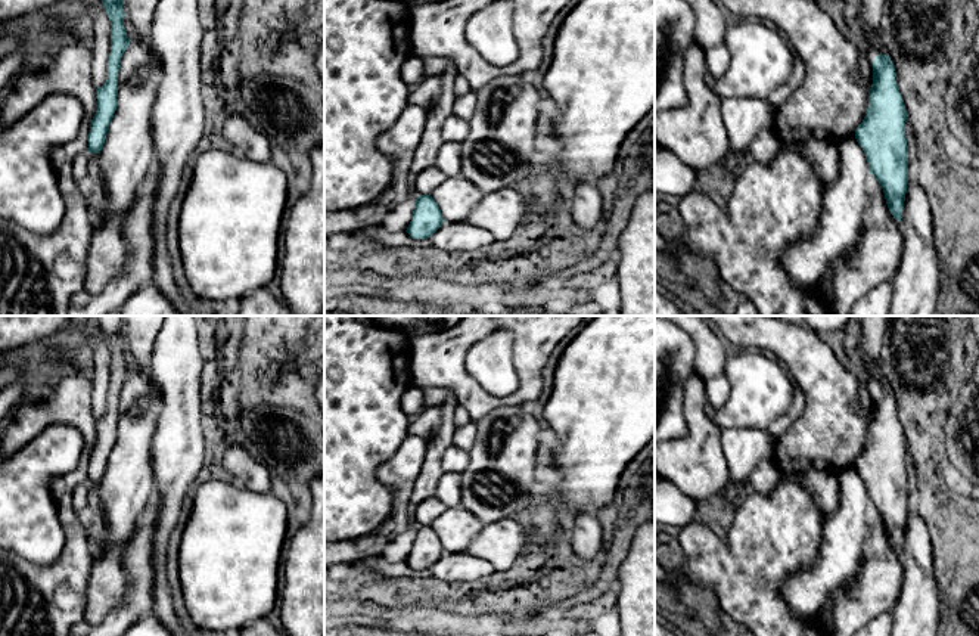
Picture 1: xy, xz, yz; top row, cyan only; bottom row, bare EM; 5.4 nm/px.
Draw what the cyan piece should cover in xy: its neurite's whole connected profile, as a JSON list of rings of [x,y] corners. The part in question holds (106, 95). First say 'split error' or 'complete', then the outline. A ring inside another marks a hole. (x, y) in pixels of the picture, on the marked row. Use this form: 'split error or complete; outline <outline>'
complete; outline [[[102,0],[102,3],[111,21],[111,55],[108,80],[102,87],[97,87],[96,114],[90,124],[88,152],[91,153],[100,153],[105,145],[109,124],[116,111],[119,62],[131,41],[124,28],[124,0]]]

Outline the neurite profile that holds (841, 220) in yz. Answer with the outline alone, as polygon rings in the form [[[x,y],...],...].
[[[857,139],[837,143],[839,177],[827,183],[818,226],[789,245],[780,255],[790,282],[799,289],[812,288],[832,261],[857,243],[864,229],[868,162]]]

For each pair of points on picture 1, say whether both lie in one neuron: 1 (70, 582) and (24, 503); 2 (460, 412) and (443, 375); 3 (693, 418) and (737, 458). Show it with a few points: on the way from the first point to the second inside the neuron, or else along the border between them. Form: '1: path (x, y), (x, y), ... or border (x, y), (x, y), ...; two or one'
1: border (62, 526), (64, 549), (55, 561), (22, 560); two
2: border (459, 405), (466, 409), (472, 419); two
3: border (720, 430), (720, 443), (730, 477); two

